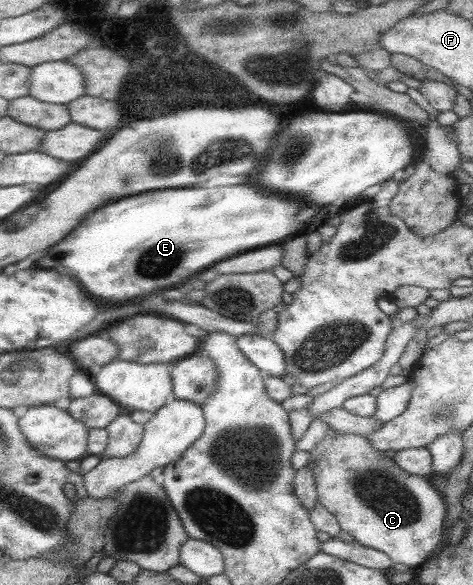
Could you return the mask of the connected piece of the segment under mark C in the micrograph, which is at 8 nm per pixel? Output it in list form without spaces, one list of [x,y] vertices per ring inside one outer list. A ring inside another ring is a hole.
[[[331,432],[310,451],[316,501],[336,518],[339,529],[363,547],[384,553],[391,564],[420,567],[438,547],[445,521],[445,501],[427,477],[402,471],[392,459],[372,449],[365,437]]]

